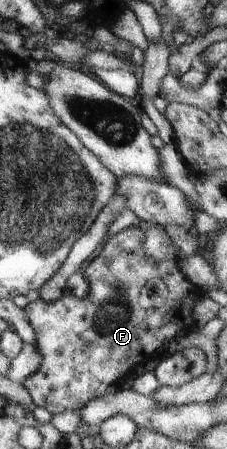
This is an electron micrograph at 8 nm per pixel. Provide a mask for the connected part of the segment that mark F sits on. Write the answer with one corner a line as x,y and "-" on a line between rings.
143,221
140,226
124,229
117,235
114,235
104,244
98,257
94,257
90,261
84,273
89,289
85,297
80,299
80,297
76,297
76,295
67,293
56,302
46,302
44,298
39,298
37,301
29,303
25,311
32,328
35,330
37,340
36,347
41,352
43,363
41,364
40,370
33,377
30,377
23,386
30,394
36,406
45,408
48,412
52,413
53,416
65,413
66,411
80,411
88,405
88,403
94,401
94,399
99,399
107,395
110,385
119,385
120,381
132,374
132,371
136,368
141,367
151,359
155,359
156,353
160,351
166,343
174,340
180,333
188,333
188,331
194,329
196,323
192,318
192,306
206,294
184,276
183,269
179,265
179,251
180,249
177,247
175,240
169,235
166,228

